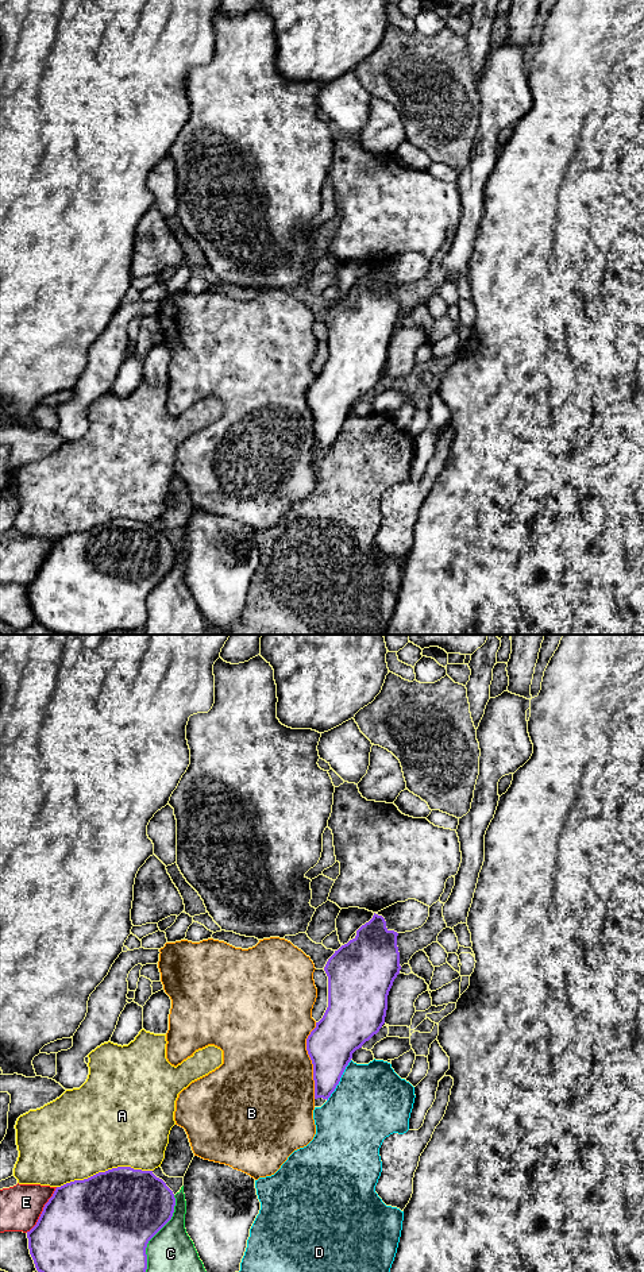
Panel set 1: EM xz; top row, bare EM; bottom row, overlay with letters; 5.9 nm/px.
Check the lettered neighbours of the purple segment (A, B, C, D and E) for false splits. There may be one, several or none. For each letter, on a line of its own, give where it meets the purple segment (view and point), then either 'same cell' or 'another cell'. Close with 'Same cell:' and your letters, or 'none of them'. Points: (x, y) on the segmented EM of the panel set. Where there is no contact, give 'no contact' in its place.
A: xz (105, 1171) | another cell
B: xz (311, 1059) | another cell
C: xz (157, 1232) | another cell
D: xz (339, 1080) | another cell
E: xz (43, 1210) | another cell
Same cell: none of them

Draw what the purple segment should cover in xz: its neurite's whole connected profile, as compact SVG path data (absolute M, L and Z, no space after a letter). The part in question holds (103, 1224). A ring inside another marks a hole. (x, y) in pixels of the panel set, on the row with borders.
M117 1167L84 1180L57 1187L36 1225L27 1231L28 1249L38 1272L146 1272L149 1241L171 1219L173 1191L153 1171Z

